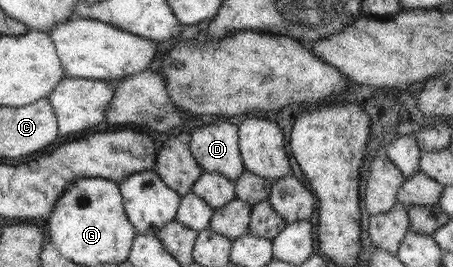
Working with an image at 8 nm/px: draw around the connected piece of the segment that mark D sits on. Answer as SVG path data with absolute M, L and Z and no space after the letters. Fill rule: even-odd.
M222 122L194 130L190 151L203 172L220 173L232 182L244 174L238 129L239 125L233 122Z

